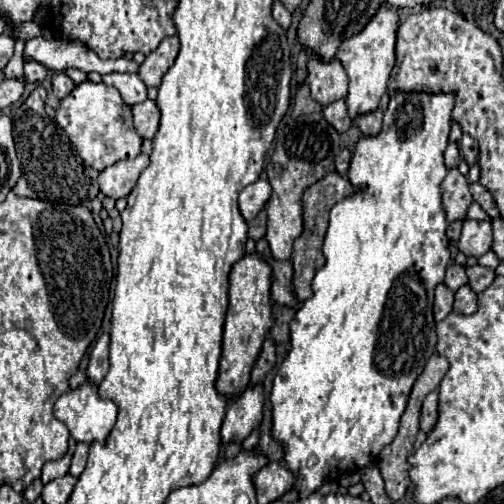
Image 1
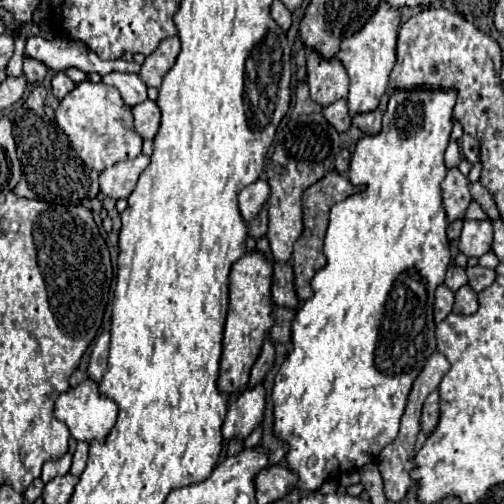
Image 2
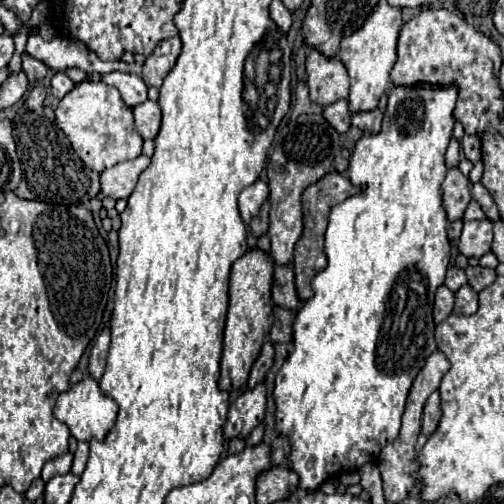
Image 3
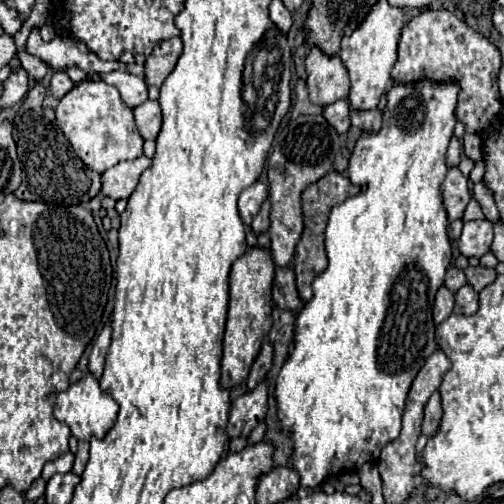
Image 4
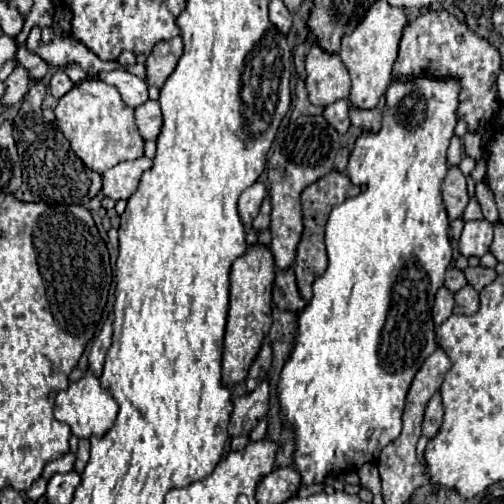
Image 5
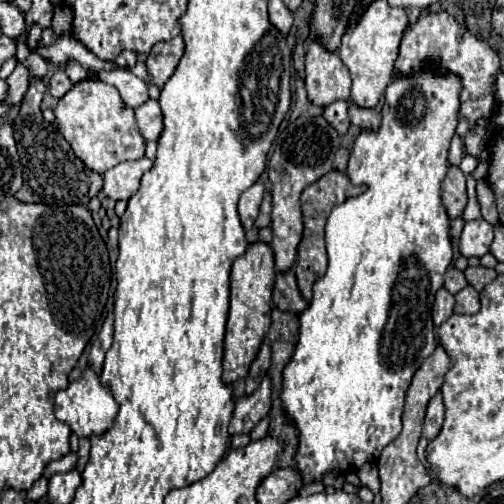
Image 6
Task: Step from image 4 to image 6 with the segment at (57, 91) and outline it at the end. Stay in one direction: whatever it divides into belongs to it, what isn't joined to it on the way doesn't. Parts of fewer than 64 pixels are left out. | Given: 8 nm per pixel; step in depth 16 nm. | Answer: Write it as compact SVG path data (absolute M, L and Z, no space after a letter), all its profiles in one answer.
M56 70L54 76L50 78L50 94L54 98L62 98L70 88L72 88L72 82L66 76L66 72L64 70Z

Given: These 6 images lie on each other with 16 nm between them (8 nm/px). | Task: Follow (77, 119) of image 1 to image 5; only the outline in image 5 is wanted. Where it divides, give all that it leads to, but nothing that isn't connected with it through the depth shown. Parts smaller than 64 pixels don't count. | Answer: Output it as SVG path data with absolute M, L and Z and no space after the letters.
M102 80L78 82L56 106L56 124L70 142L76 156L94 172L104 174L108 168L124 160L136 160L144 154L144 140L134 122L134 110L130 110L116 88Z

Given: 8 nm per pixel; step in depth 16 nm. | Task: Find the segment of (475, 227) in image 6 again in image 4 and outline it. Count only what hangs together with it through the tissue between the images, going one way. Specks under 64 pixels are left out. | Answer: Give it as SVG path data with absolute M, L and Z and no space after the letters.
M472 220L464 224L458 248L466 258L484 256L490 250L490 244L492 244L492 222Z

